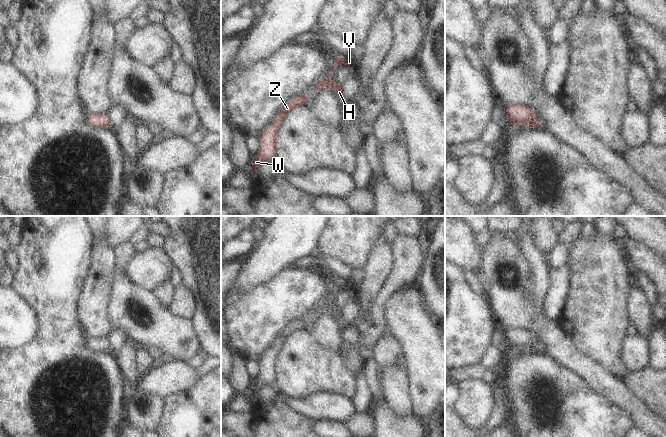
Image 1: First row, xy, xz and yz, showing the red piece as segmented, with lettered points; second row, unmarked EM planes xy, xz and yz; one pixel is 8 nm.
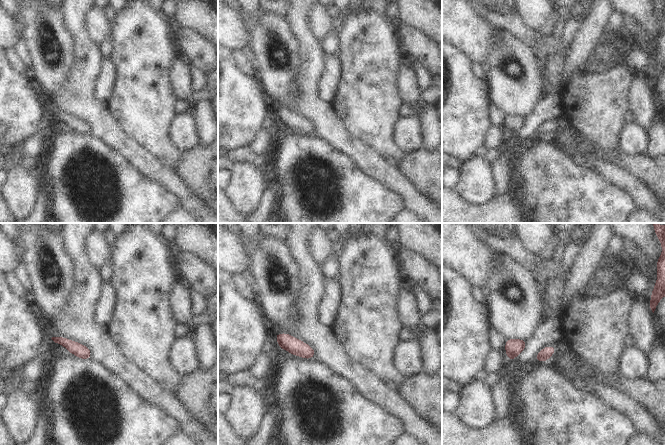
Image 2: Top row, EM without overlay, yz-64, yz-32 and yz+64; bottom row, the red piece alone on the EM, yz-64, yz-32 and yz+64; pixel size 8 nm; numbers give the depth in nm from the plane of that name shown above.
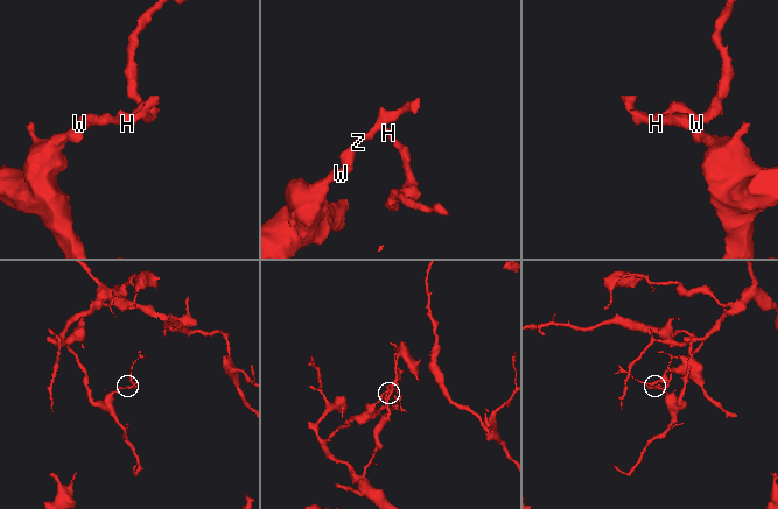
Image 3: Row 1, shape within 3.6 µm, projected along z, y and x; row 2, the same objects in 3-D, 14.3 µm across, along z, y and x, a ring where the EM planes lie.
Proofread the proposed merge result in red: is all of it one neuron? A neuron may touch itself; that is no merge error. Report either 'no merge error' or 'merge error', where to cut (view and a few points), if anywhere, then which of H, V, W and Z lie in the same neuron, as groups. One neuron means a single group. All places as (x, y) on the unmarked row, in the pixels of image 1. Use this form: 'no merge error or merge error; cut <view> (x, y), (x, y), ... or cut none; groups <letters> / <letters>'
no merge error; cut none; groups H V W Z

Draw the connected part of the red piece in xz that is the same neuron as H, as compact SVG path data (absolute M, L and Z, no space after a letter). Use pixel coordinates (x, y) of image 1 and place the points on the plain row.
M324 300L314 310L314 314L315 314L315 316L319 317L320 315L322 315L323 313L325 313L327 311L332 313L337 318L337 320L342 324L343 328L347 325L344 320L342 310L333 305L333 300Z

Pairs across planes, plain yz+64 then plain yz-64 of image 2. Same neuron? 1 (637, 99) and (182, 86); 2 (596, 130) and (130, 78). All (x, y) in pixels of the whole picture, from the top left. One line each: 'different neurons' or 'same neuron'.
1: same neuron
2: same neuron

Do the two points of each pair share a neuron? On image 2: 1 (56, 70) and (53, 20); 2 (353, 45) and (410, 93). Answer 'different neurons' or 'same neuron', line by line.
1: same neuron
2: different neurons

